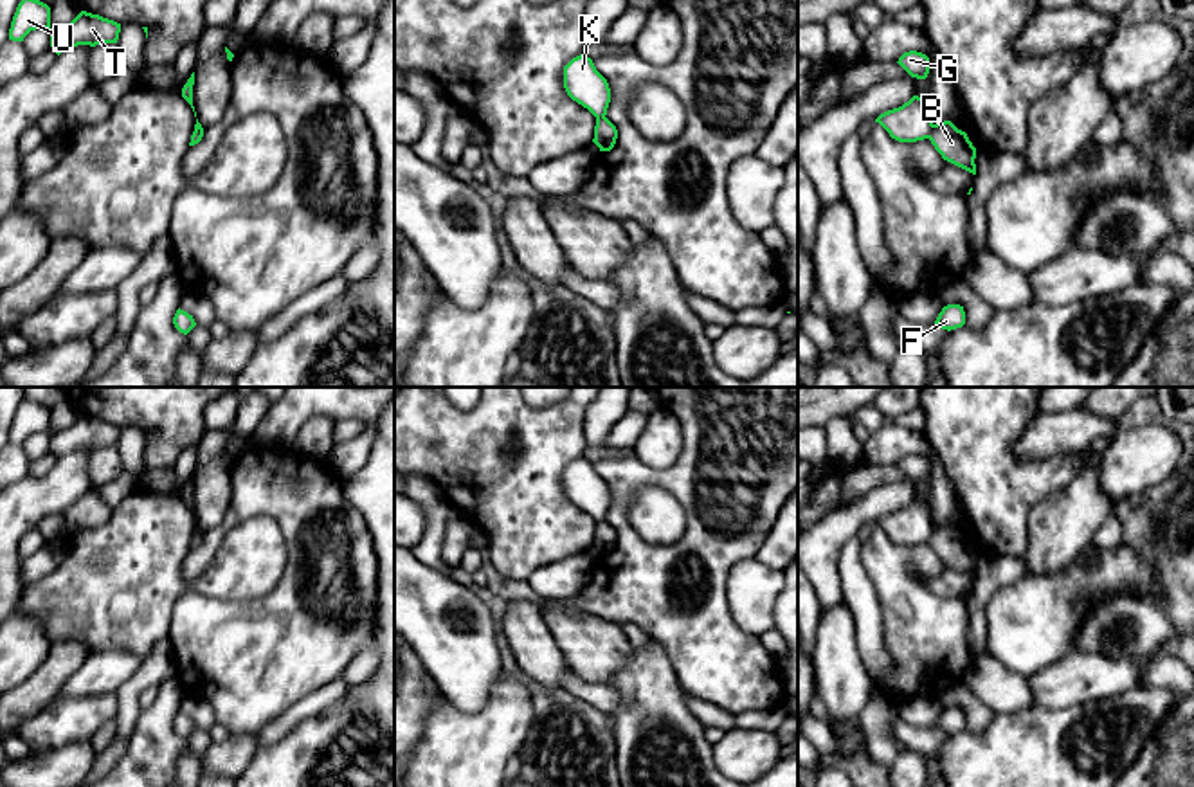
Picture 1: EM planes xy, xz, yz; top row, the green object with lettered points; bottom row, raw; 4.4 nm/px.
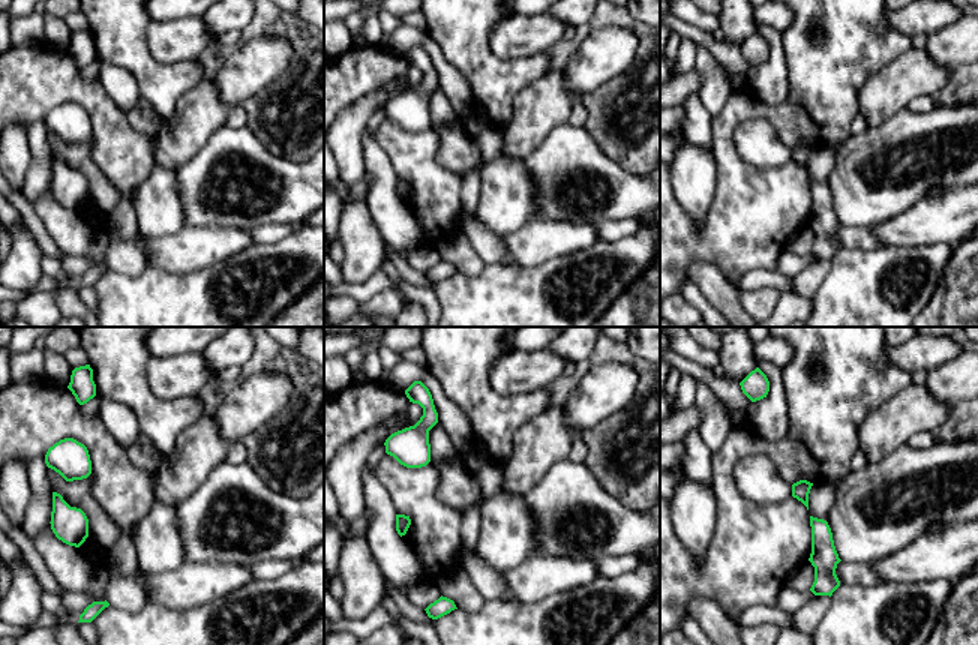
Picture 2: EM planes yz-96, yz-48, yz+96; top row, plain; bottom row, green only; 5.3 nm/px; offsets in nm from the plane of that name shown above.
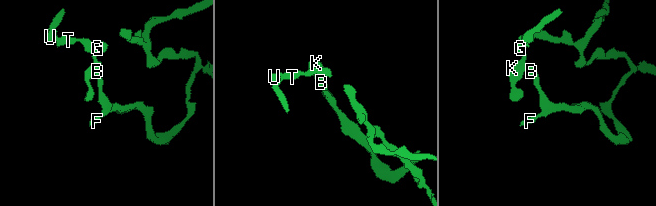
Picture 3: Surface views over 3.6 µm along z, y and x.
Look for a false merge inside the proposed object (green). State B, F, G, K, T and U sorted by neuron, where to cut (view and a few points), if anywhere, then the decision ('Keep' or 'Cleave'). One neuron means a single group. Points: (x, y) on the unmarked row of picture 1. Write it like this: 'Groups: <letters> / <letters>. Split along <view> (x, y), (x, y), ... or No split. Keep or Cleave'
Groups: B F / G K T U. Split along yz (933, 528), (928, 541). Cleave

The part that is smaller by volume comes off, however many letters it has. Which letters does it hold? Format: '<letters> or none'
G, K, T, U

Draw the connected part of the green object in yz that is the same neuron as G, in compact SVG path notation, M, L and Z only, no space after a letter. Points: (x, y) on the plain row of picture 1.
M904 456L897 465L911 481L926 483L929 477L929 461L922 456Z

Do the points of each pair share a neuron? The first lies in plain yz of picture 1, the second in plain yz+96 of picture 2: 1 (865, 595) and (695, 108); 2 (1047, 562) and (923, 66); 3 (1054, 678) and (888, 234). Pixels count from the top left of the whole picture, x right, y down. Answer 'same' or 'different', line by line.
1: same
2: same
3: same

